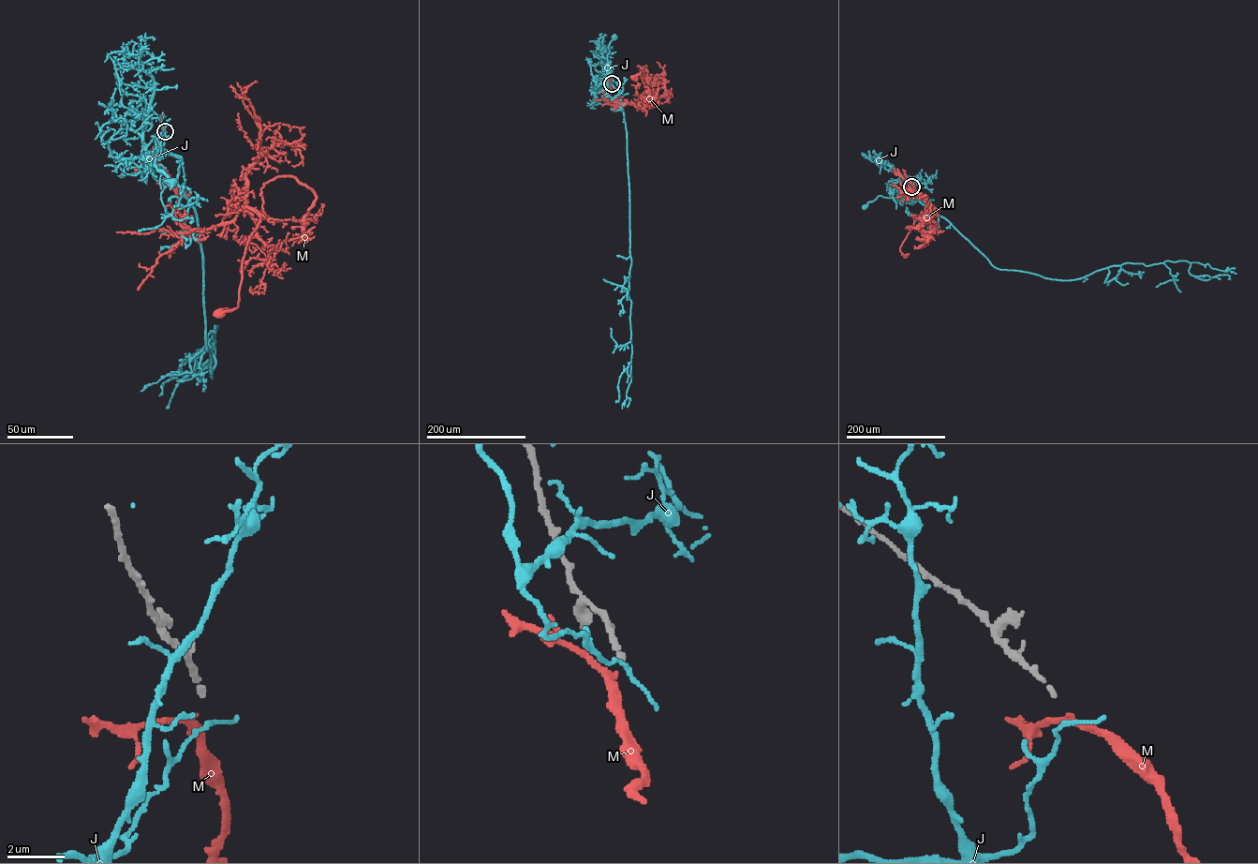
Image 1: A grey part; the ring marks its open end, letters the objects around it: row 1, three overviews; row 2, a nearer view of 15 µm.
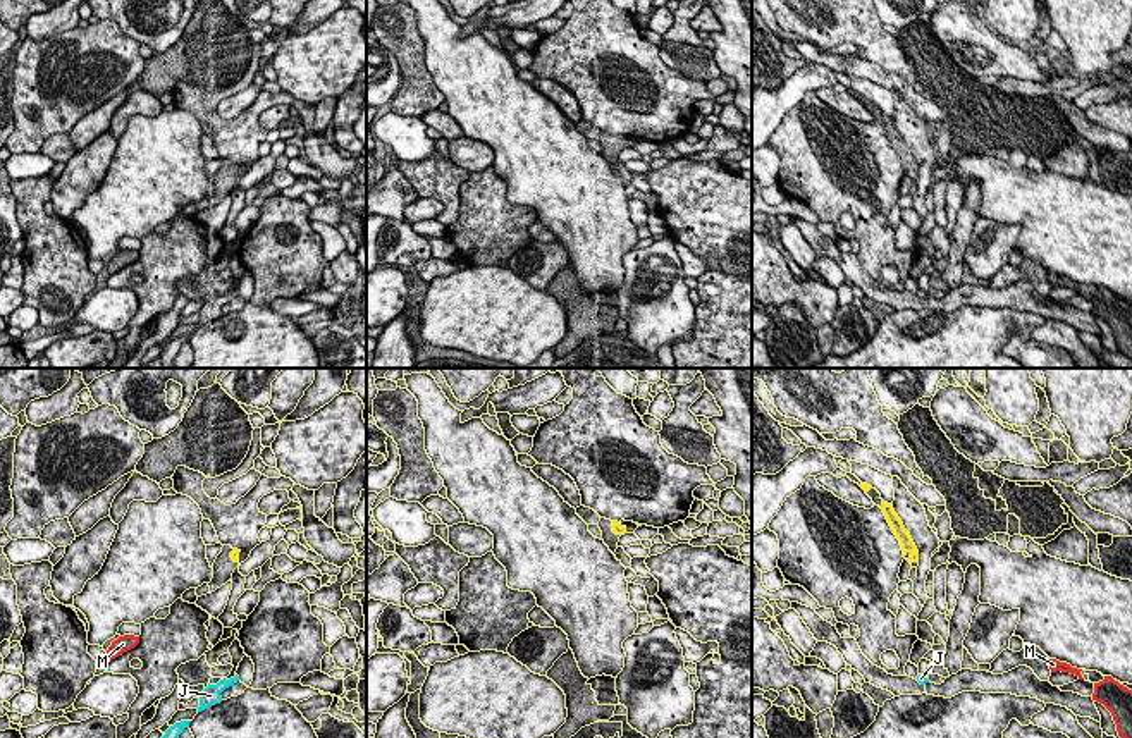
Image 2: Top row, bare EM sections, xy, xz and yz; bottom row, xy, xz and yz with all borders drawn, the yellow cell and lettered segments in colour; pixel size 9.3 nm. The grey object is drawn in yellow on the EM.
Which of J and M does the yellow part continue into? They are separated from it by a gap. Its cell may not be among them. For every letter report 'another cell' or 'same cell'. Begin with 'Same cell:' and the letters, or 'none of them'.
Same cell: M
J: another cell
M: same cell

